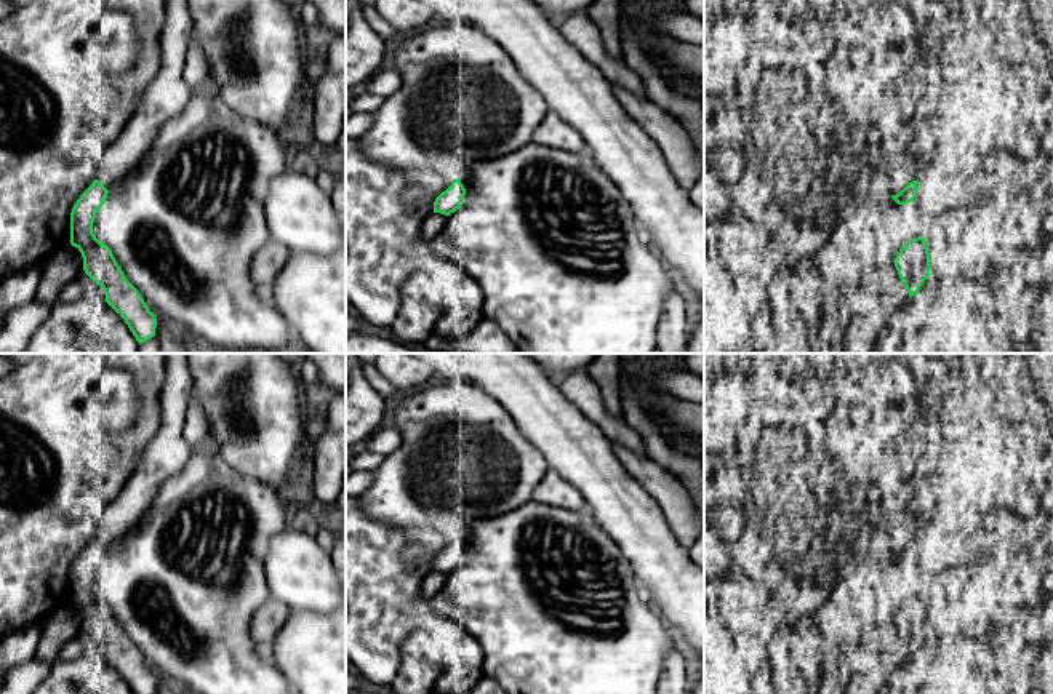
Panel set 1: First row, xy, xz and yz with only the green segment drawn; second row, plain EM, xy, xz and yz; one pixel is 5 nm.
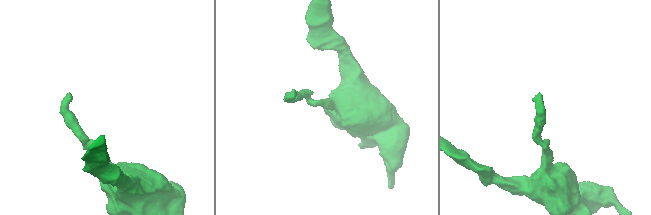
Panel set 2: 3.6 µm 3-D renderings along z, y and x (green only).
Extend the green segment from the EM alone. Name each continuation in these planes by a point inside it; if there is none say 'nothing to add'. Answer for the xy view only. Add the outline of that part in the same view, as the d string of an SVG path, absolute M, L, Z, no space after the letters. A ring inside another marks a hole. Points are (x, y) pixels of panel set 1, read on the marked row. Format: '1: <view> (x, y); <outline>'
1: xy (167, 95); M166 0L165 26L160 38L162 66L150 82L118 139L102 155L96 179L110 190L134 171L152 147L158 130L181 114L192 96L184 82L184 58L192 37L187 0Z

